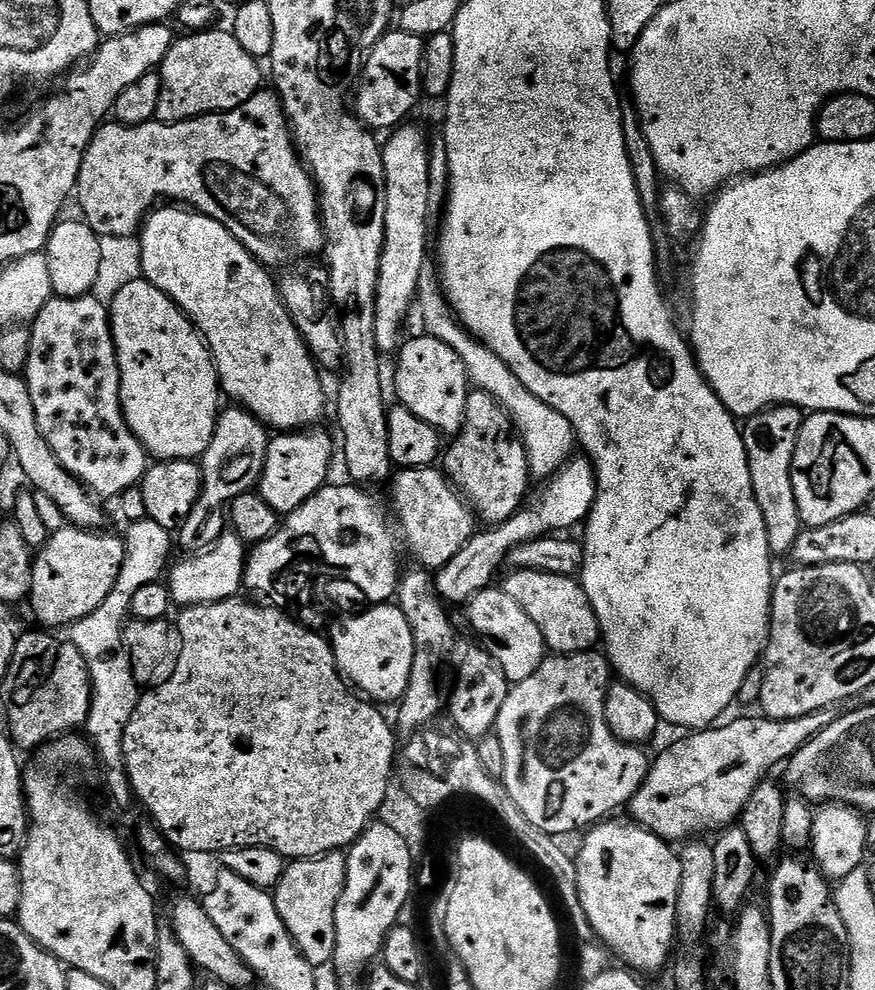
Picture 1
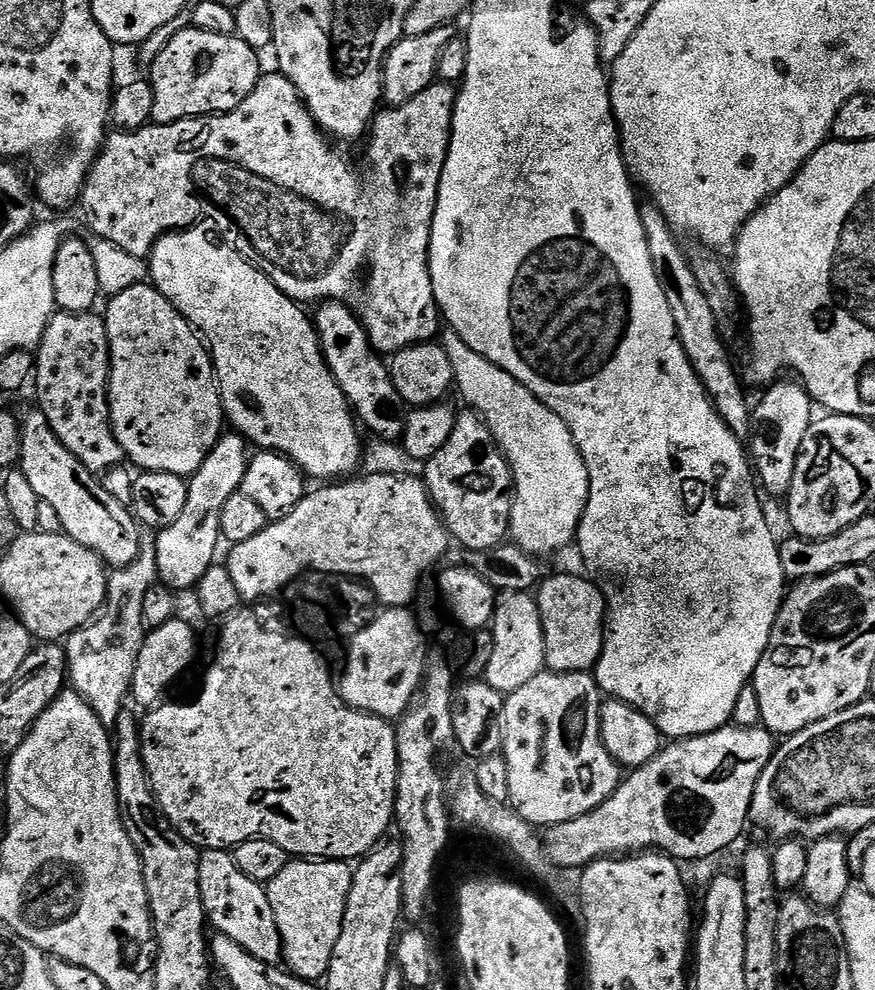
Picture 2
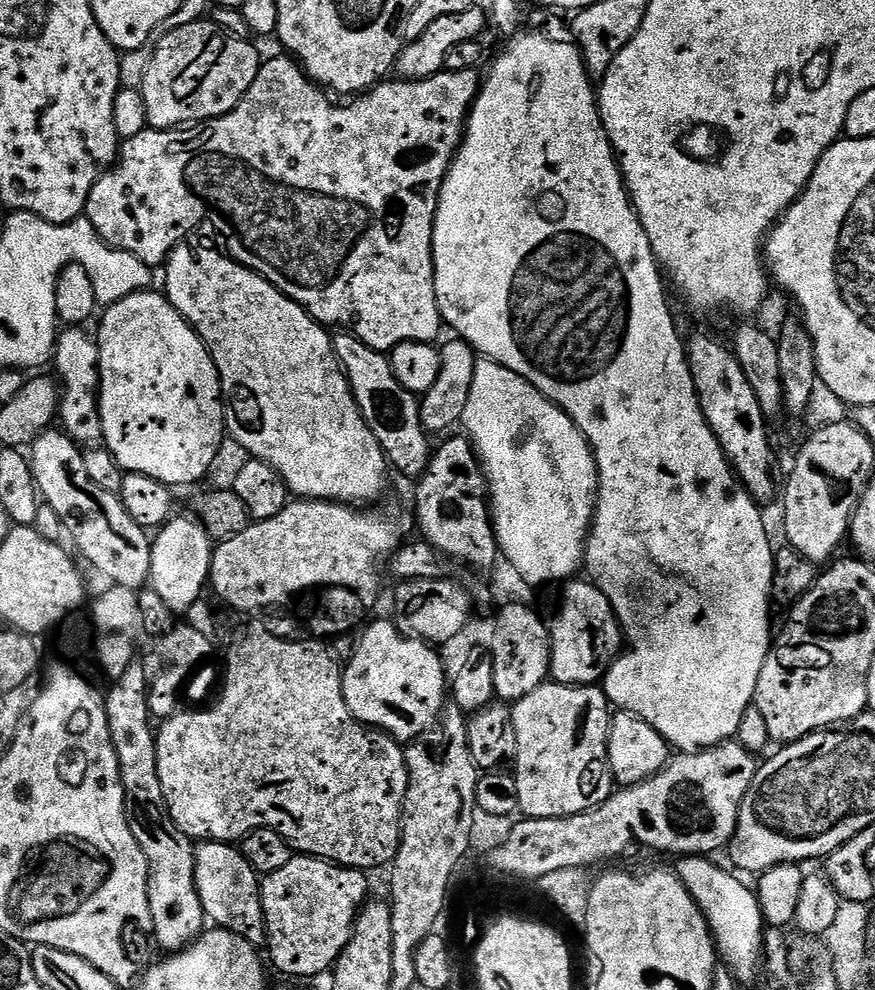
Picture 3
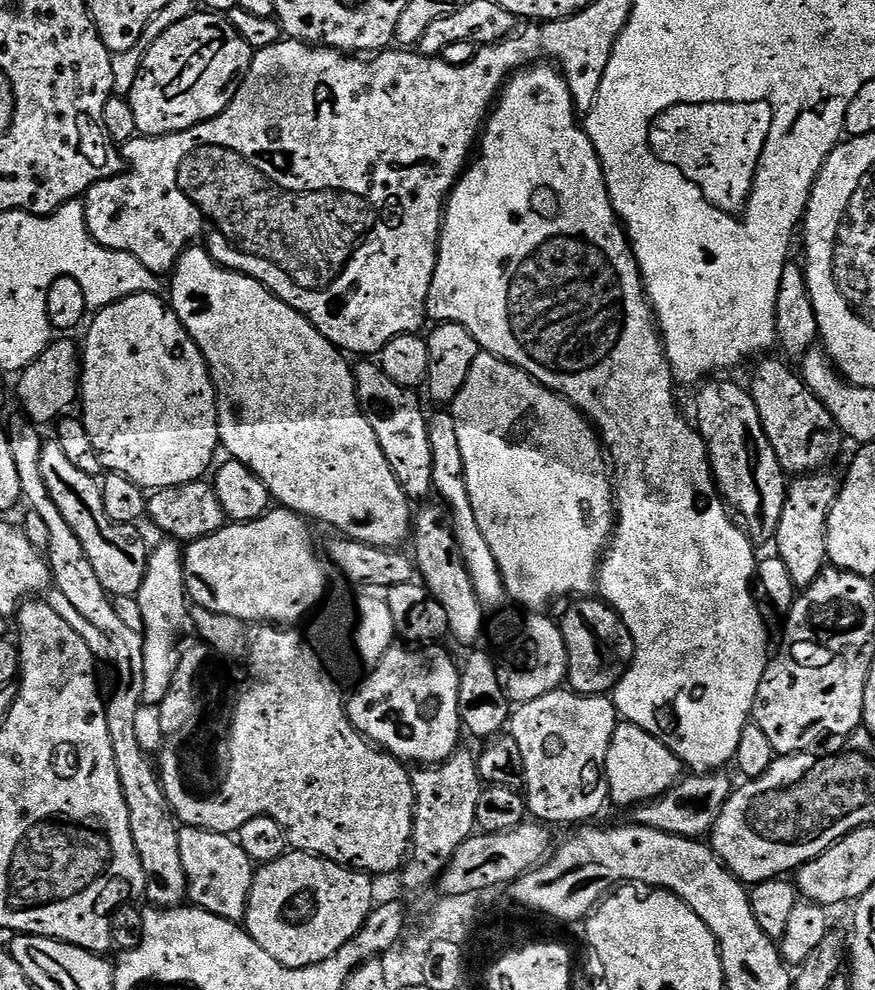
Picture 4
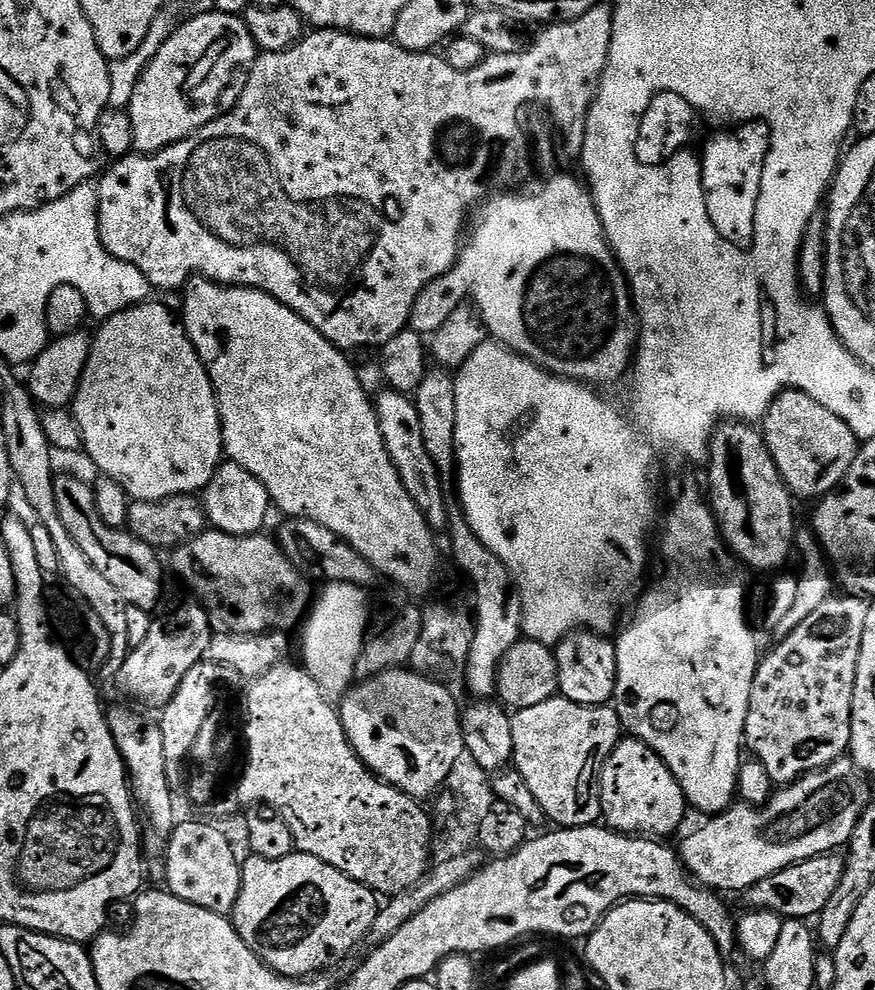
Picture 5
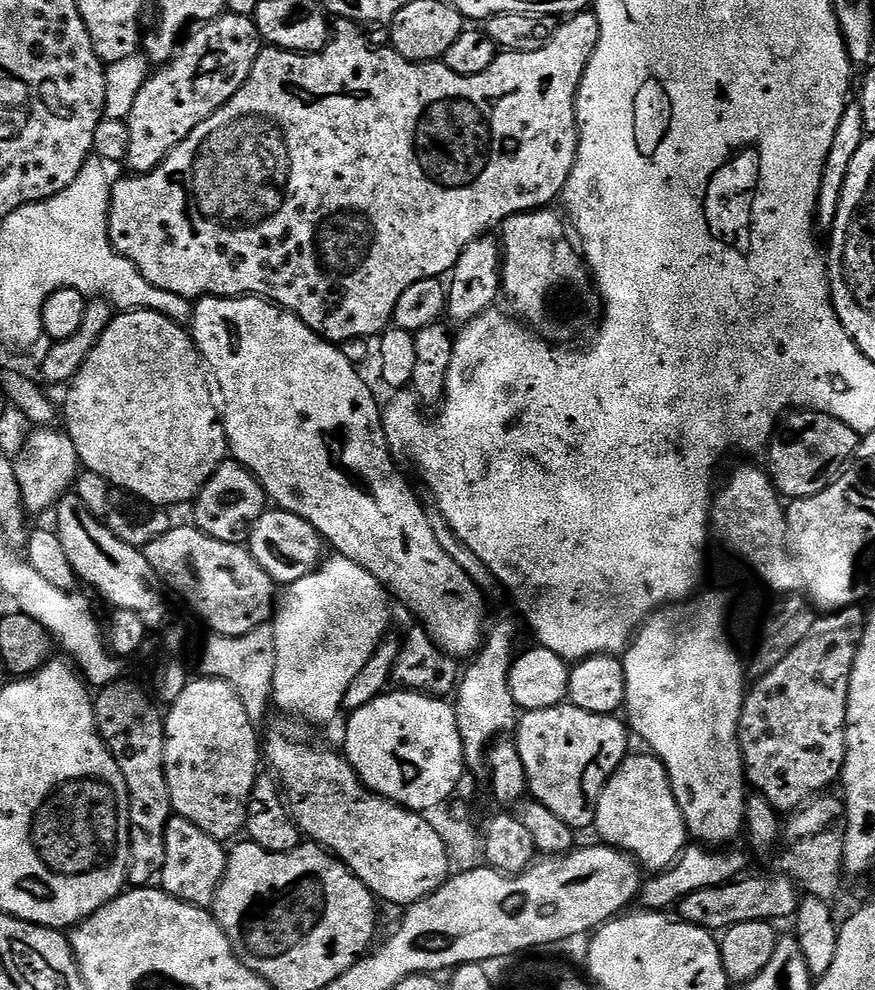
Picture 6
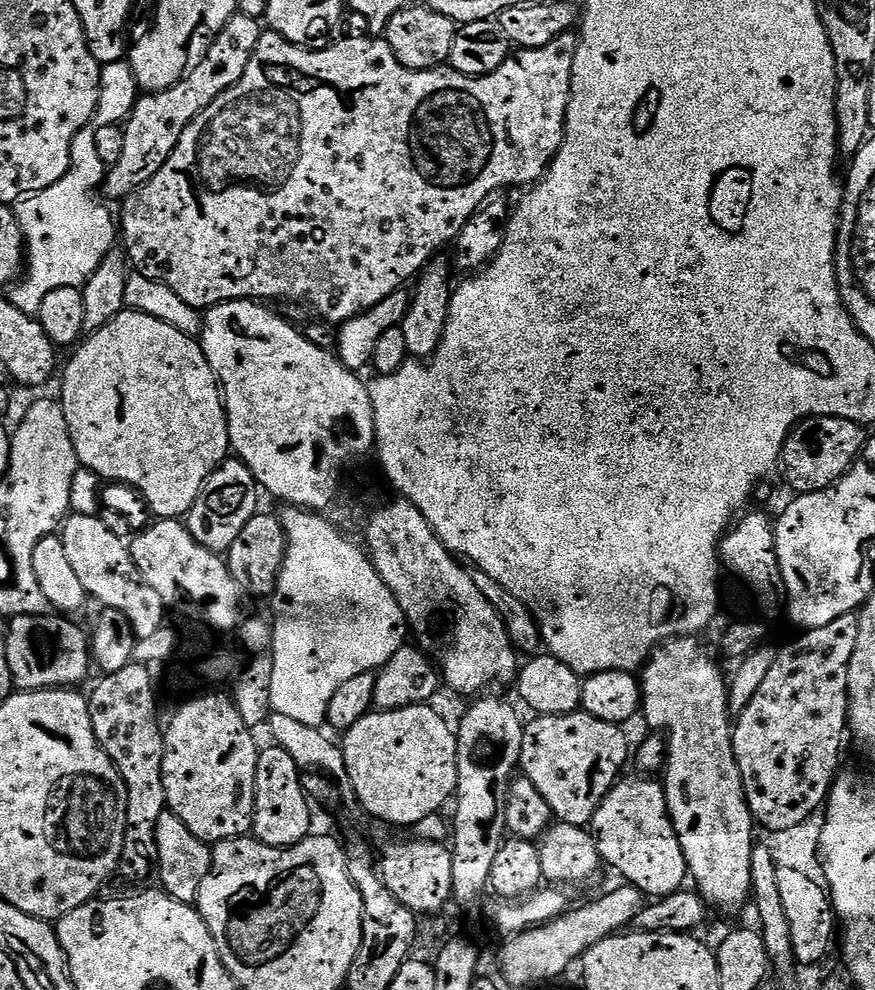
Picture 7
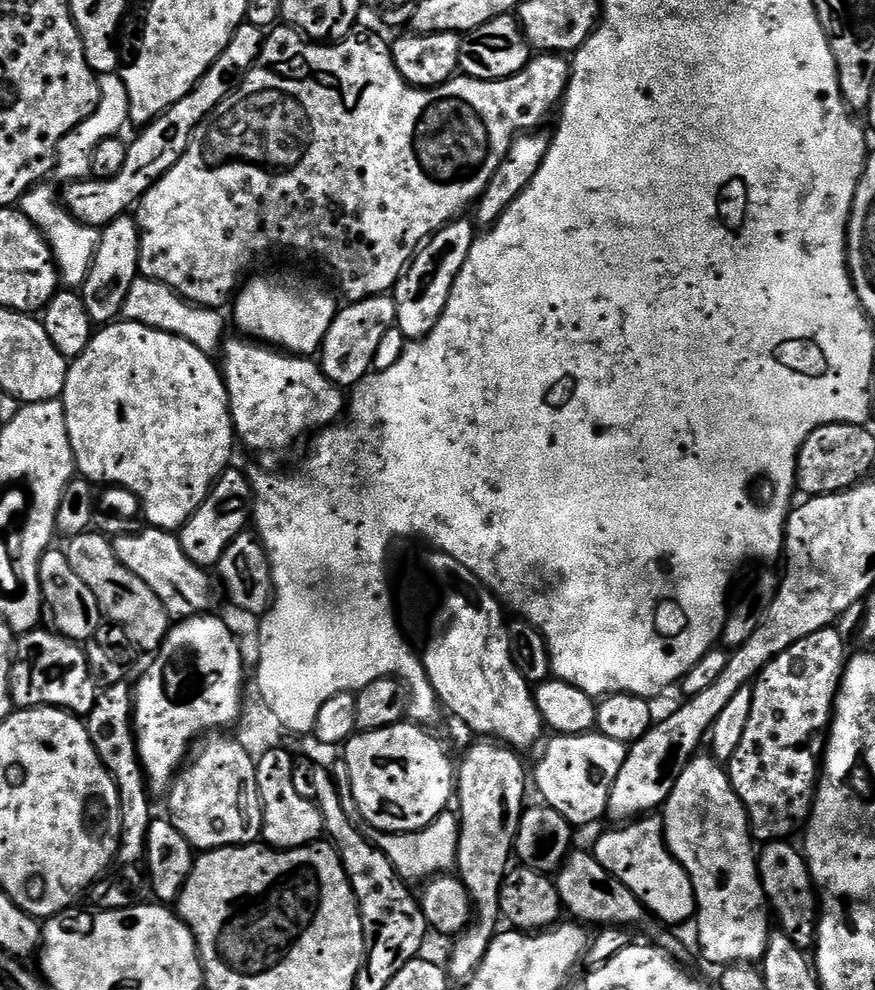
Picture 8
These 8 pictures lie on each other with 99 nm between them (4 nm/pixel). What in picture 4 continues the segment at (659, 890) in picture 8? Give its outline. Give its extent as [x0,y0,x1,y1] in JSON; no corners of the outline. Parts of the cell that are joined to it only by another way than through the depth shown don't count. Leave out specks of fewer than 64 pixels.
[604,722,681,809]

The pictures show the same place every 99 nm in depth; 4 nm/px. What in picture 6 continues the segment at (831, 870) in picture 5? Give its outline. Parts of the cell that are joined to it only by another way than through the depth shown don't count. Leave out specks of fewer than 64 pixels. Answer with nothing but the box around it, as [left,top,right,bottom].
[678,874,802,934]

